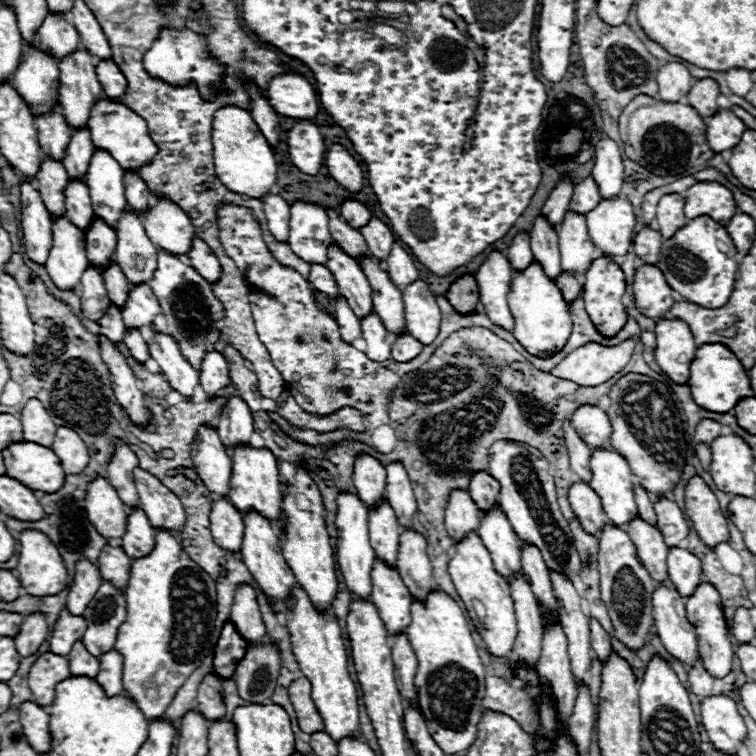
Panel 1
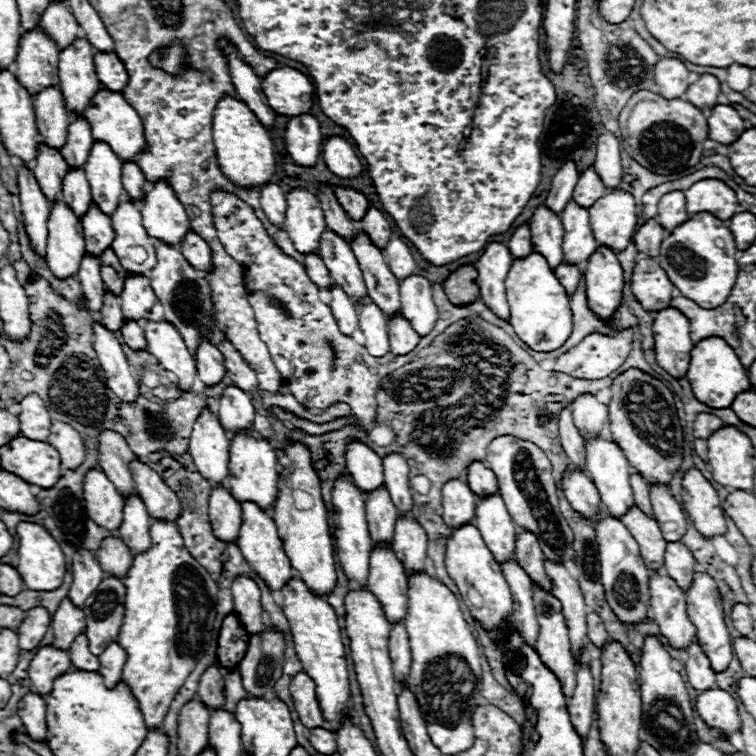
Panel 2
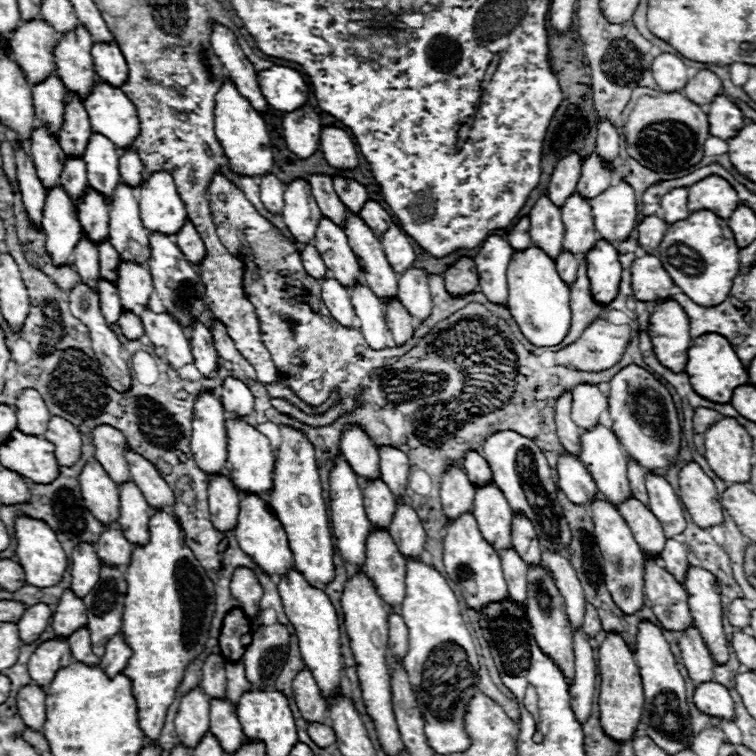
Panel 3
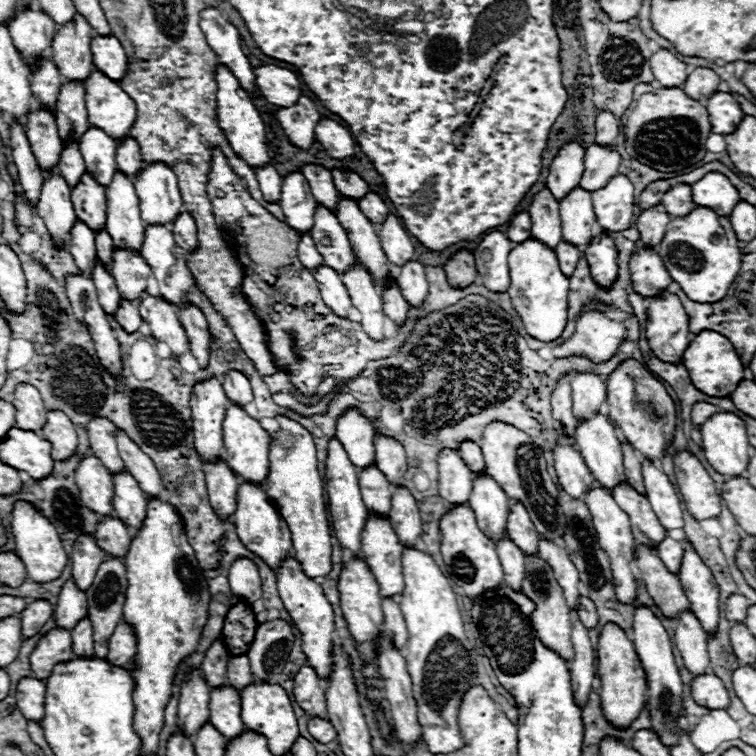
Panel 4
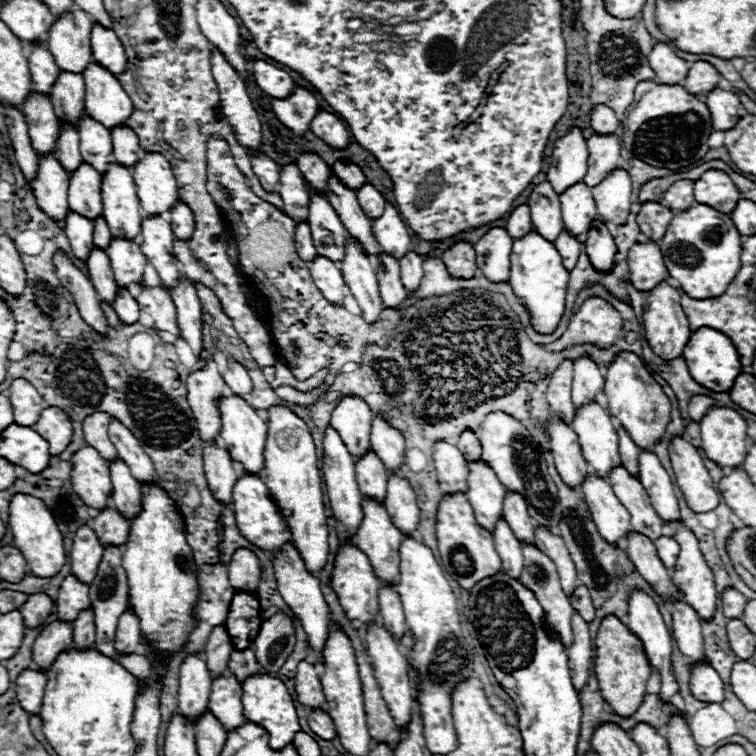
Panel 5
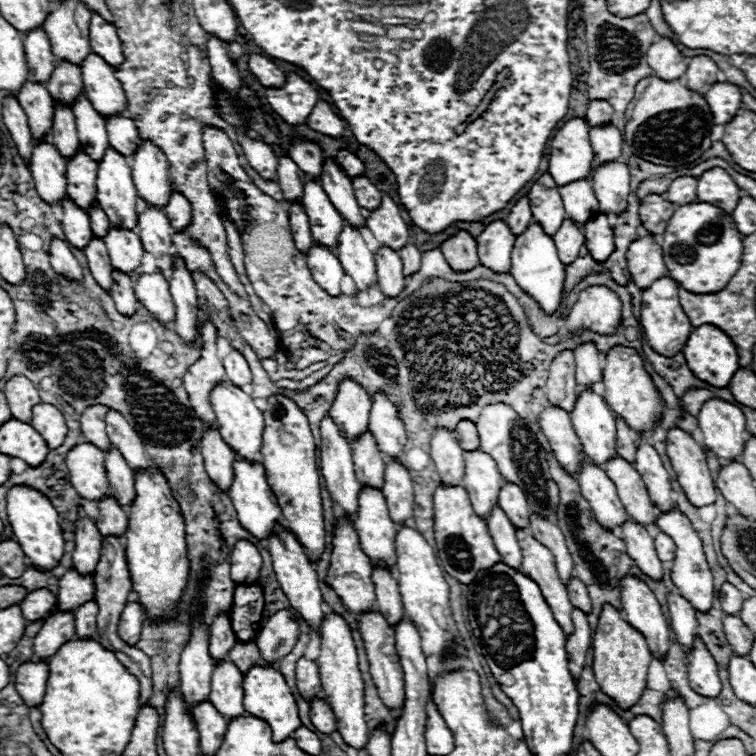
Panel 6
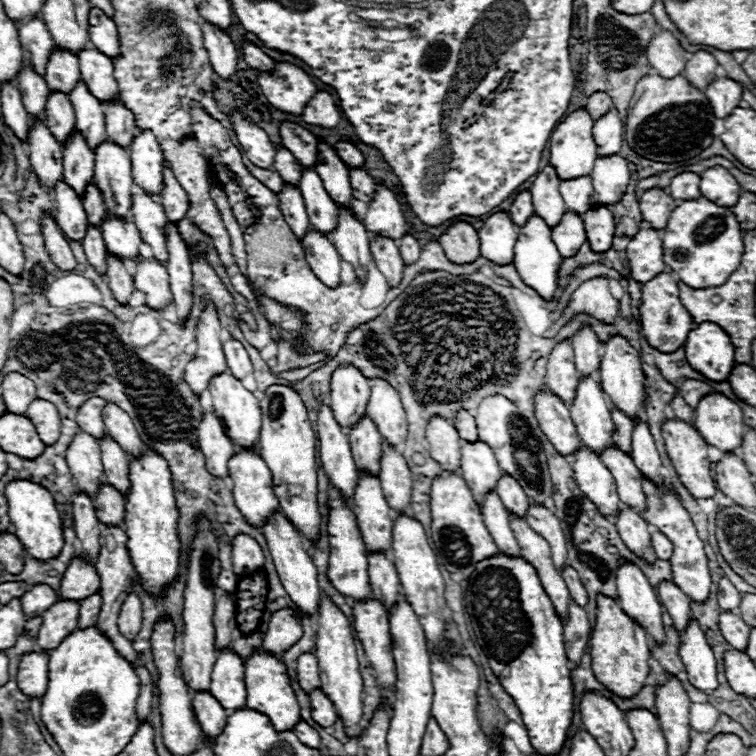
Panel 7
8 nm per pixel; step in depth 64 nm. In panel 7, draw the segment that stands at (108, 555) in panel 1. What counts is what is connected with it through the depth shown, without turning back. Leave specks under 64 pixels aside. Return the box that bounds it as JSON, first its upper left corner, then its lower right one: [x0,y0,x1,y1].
[94,482,126,524]

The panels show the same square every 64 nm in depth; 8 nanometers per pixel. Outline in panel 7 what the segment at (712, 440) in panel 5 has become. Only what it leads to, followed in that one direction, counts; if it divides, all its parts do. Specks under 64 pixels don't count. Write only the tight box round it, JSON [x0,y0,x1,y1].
[694,392,748,452]

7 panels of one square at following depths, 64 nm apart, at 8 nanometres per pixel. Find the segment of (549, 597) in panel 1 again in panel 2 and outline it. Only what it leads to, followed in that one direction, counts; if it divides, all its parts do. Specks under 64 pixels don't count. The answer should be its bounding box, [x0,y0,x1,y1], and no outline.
[516,530,552,588]

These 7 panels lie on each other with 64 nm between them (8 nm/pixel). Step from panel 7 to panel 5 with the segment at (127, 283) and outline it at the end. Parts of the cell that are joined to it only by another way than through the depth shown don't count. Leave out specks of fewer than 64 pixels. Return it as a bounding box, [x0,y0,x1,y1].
[114,286,140,324]

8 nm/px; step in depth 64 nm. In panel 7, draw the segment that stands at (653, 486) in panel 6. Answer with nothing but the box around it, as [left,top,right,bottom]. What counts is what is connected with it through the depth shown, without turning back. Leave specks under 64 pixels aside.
[630,418,662,482]

